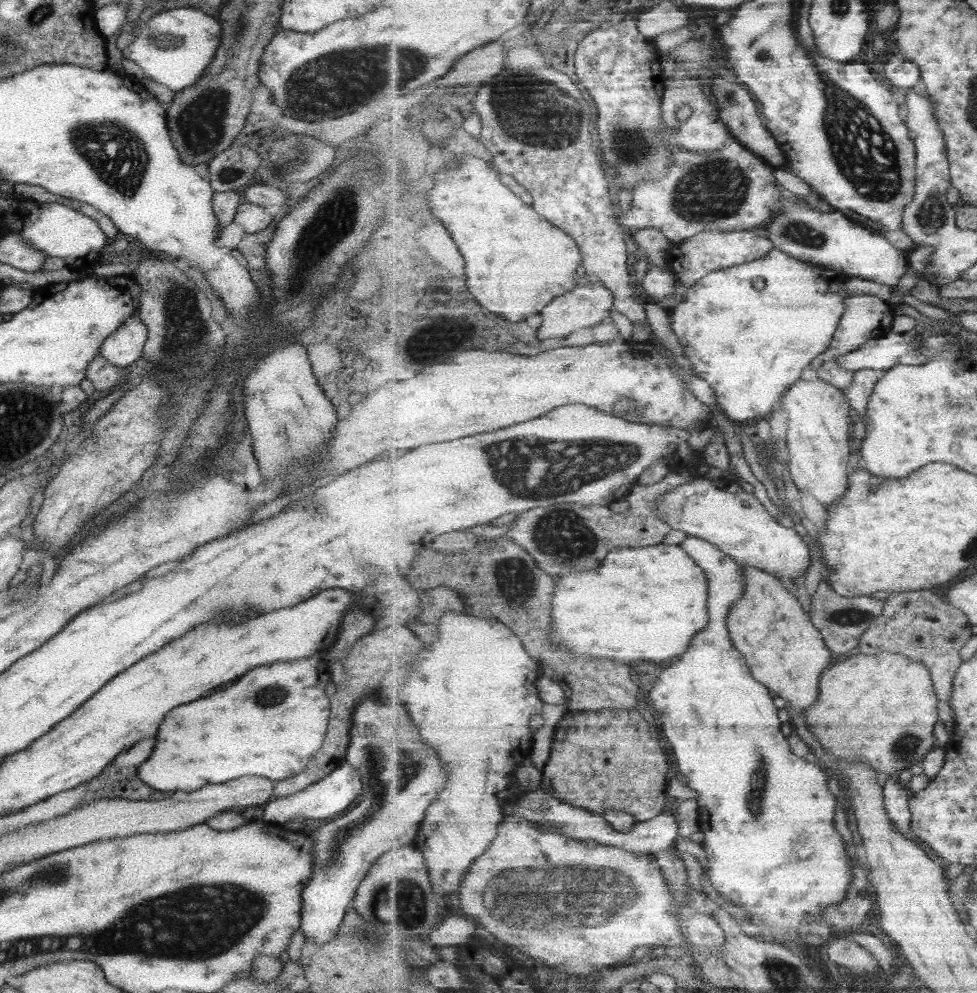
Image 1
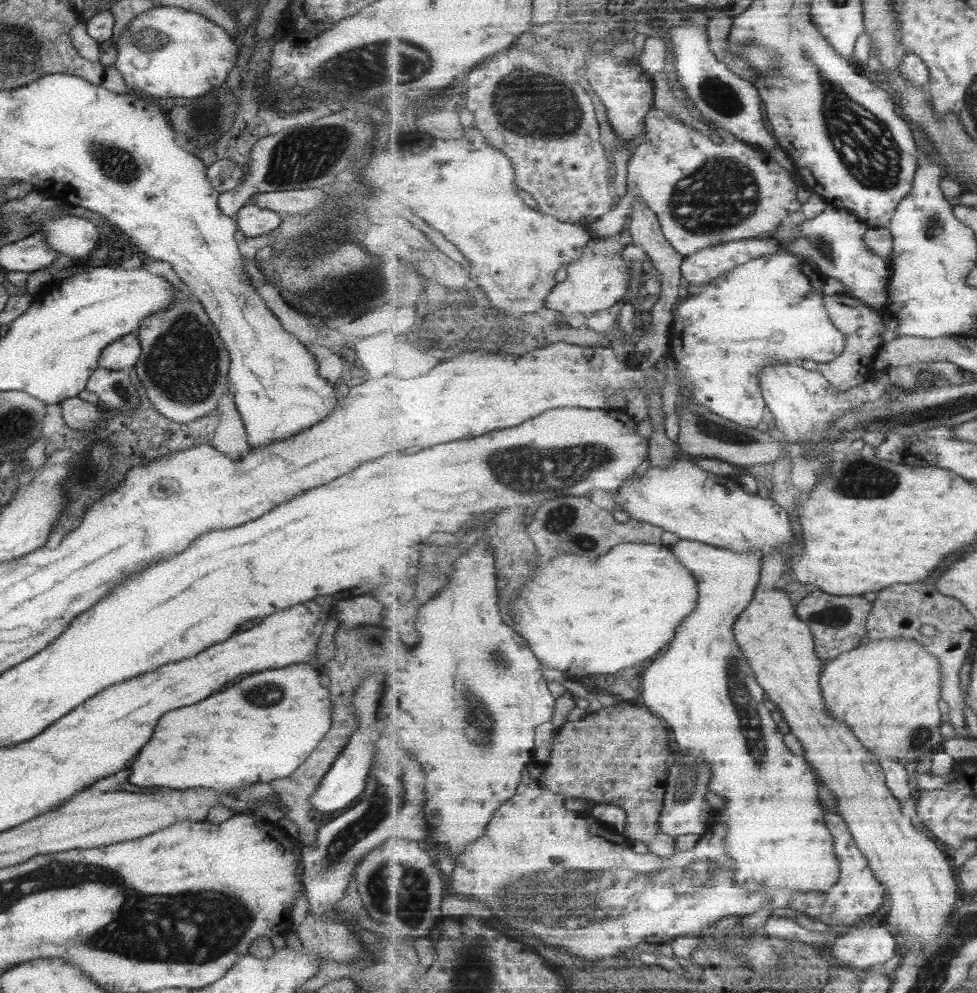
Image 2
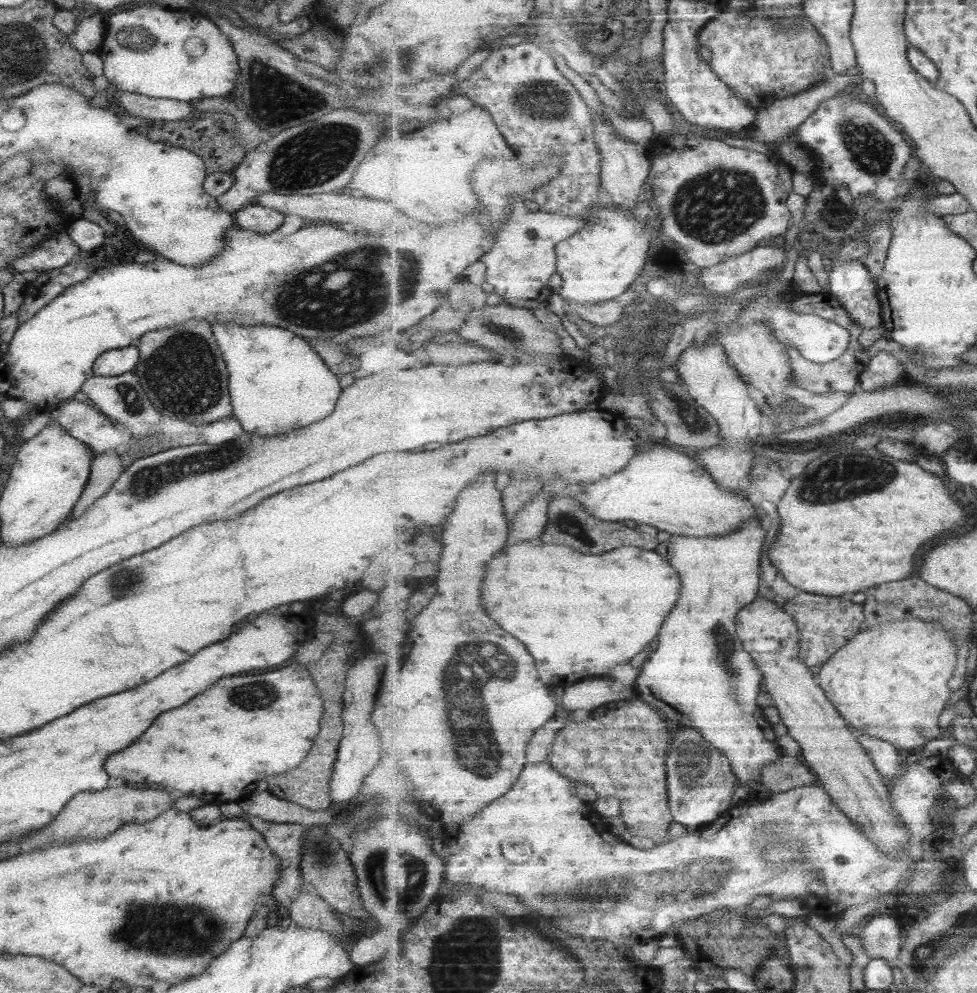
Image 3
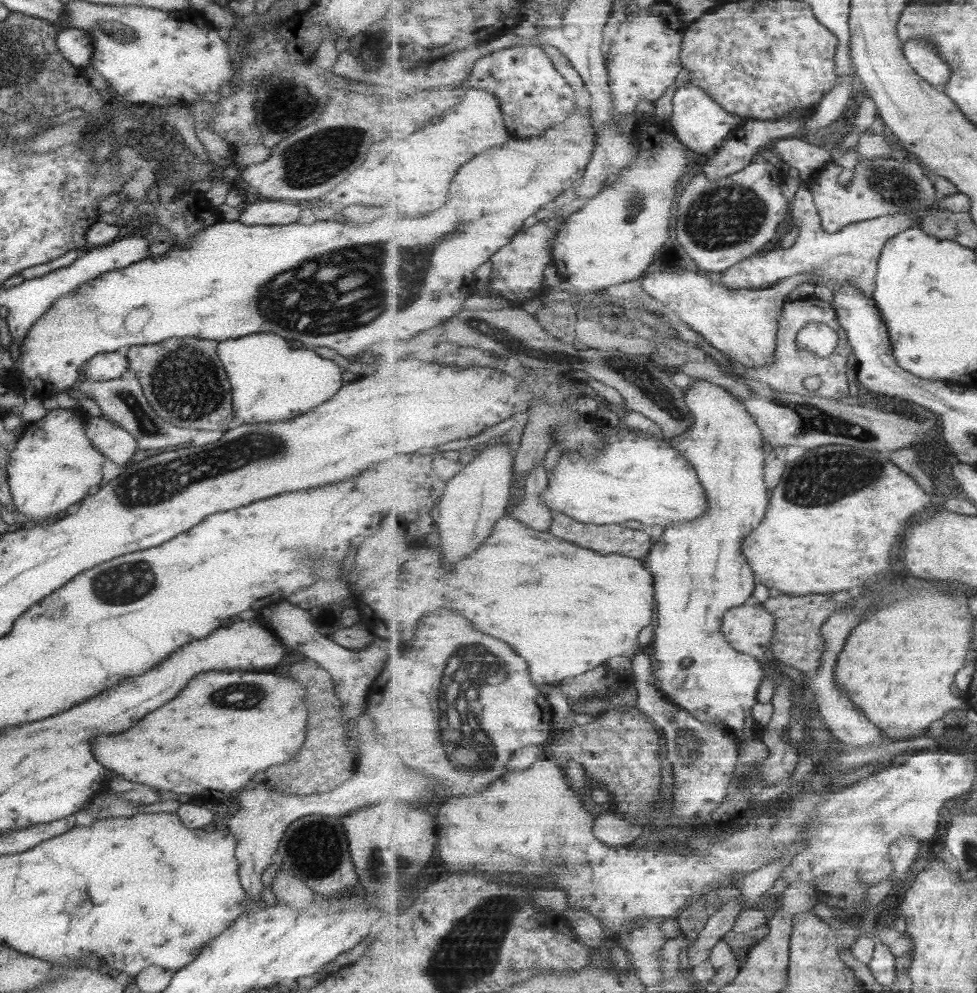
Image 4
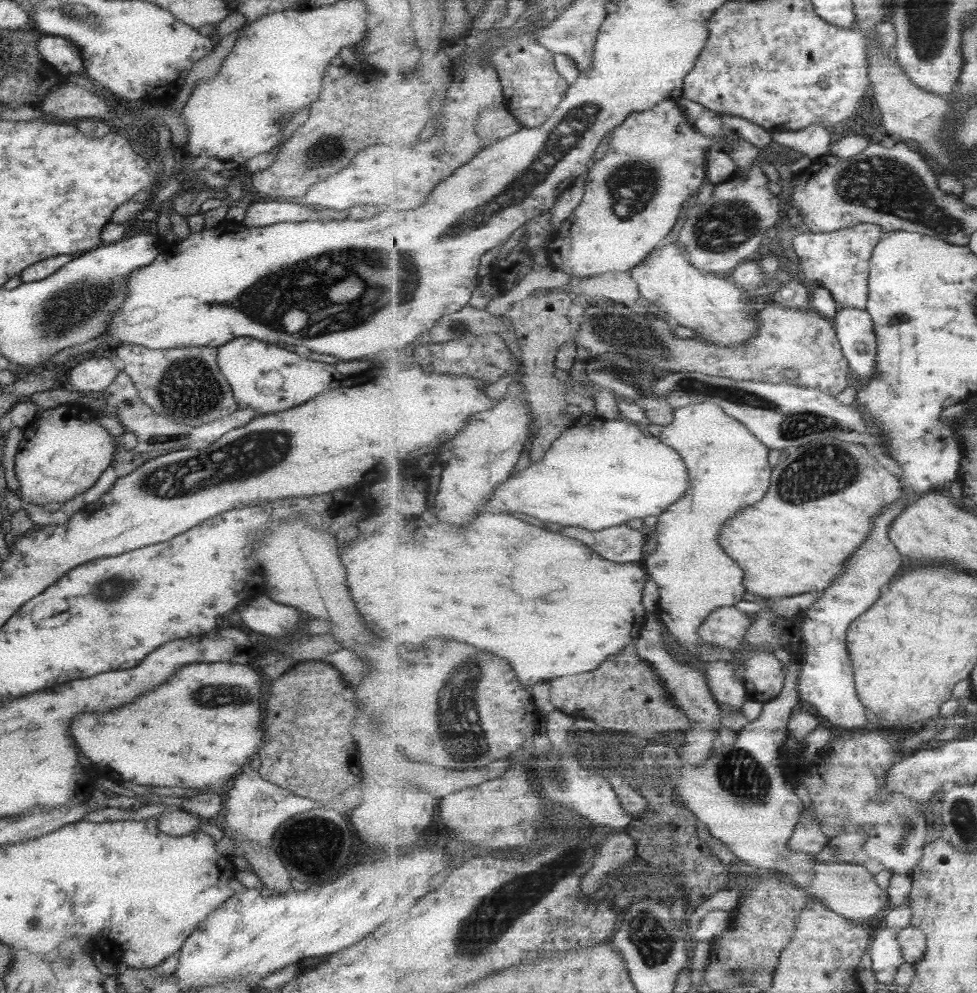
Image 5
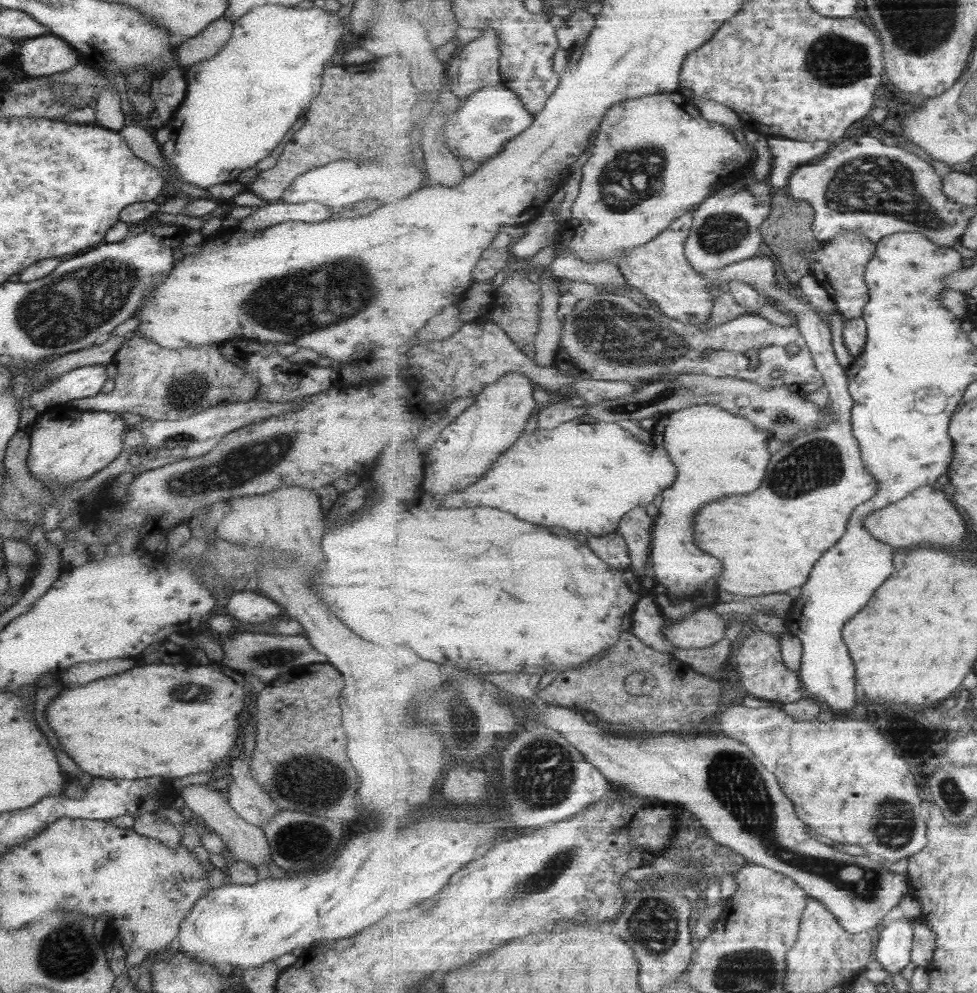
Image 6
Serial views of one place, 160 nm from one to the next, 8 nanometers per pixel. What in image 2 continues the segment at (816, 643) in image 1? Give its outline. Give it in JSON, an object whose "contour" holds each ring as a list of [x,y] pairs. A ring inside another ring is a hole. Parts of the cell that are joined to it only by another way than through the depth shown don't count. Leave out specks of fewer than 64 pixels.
{"contour":[[[759,585],[754,599],[735,623],[734,635],[738,645],[746,653],[751,668],[757,674],[759,685],[766,690],[767,697],[776,703],[777,709],[783,713],[791,732],[796,734],[807,750],[804,756],[820,776],[823,785],[835,796],[837,810],[846,821],[858,847],[868,858],[877,881],[883,882],[887,887],[891,902],[888,924],[893,930],[897,930],[899,935],[905,936],[907,941],[933,941],[948,925],[957,904],[957,880],[953,866],[947,854],[941,848],[937,848],[937,844],[925,832],[918,831],[909,818],[903,816],[902,804],[886,783],[886,772],[882,769],[879,757],[871,753],[855,736],[850,725],[841,723],[830,712],[820,685],[825,661],[817,656],[815,637],[810,624],[797,616],[795,605],[784,591]]]}

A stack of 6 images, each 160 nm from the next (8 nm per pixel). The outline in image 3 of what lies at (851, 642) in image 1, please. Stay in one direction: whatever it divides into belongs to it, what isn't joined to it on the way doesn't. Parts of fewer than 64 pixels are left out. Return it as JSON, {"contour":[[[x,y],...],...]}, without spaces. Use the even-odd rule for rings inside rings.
{"contour":[[[802,591],[788,599],[783,608],[791,613],[800,630],[800,659],[816,671],[841,650],[865,627],[864,603],[852,602],[848,596],[825,596]]]}

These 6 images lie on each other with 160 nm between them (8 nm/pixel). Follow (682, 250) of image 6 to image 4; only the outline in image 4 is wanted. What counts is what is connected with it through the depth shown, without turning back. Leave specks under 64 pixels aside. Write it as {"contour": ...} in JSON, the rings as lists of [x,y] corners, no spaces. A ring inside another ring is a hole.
{"contour":[[[686,270],[672,271],[671,274],[646,273],[642,277],[643,288],[650,297],[662,302],[667,310],[674,311],[724,356],[749,368],[763,368],[768,362],[774,361],[778,347],[779,317],[784,311],[784,304],[793,290],[806,282],[824,284],[834,291],[840,288],[837,283],[818,278],[813,273],[795,275],[764,289],[729,288],[719,281],[713,281],[709,275]]]}

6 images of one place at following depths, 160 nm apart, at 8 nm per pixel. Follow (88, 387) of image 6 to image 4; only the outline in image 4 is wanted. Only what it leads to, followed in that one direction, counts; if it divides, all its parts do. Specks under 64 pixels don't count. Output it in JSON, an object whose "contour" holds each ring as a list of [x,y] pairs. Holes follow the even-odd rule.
{"contour":[[[124,351],[93,355],[81,368],[81,380],[104,381],[121,377],[127,372],[128,362]]]}

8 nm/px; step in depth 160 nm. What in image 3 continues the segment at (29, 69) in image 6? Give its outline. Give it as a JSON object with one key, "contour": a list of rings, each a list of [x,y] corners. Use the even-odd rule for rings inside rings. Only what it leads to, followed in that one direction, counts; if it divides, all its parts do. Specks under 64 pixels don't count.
{"contour":[[[92,15],[82,19],[75,32],[67,36],[71,48],[75,48],[80,55],[98,50],[106,33],[104,19],[103,15]]]}

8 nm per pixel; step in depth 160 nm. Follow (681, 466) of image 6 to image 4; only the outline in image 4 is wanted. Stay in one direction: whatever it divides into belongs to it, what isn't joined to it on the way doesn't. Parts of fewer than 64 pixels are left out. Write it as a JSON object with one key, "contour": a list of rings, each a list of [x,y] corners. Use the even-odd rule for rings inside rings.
{"contour":[[[695,379],[693,384],[687,389],[685,402],[687,402],[687,406],[689,406],[691,414],[695,417],[695,423],[693,423],[693,427],[691,427],[685,435],[675,437],[675,439],[671,439],[670,442],[680,453],[682,453],[683,457],[686,457],[687,460],[691,462],[691,465],[694,466],[698,473],[699,480],[701,481],[703,488],[706,489],[708,509],[703,516],[700,516],[695,520],[690,520],[690,522],[678,522],[678,524],[668,526],[667,529],[664,530],[662,536],[653,541],[651,552],[644,560],[647,564],[647,568],[651,569],[651,572],[654,573],[654,585],[656,590],[655,598],[657,598],[656,616],[658,627],[654,629],[654,635],[656,637],[653,641],[653,654],[657,668],[654,674],[664,692],[666,692],[673,701],[682,705],[683,708],[686,708],[689,712],[693,712],[699,720],[706,722],[721,722],[729,730],[735,732],[738,740],[755,740],[758,738],[758,734],[762,731],[762,725],[753,716],[753,707],[758,703],[759,687],[763,685],[763,679],[767,677],[770,669],[767,666],[764,666],[763,663],[760,663],[755,656],[739,652],[738,649],[733,648],[730,645],[730,641],[728,641],[726,636],[723,634],[722,628],[724,616],[727,614],[727,611],[730,611],[733,607],[745,604],[745,602],[751,598],[751,595],[754,594],[754,590],[758,583],[755,578],[755,571],[751,568],[750,561],[748,561],[747,557],[743,554],[742,548],[743,541],[745,541],[747,537],[755,531],[755,528],[758,528],[759,524],[761,524],[762,520],[765,518],[768,506],[770,505],[767,486],[765,486],[765,472],[763,472],[763,468],[765,468],[765,457],[767,456],[767,452],[763,450],[763,442],[766,440],[763,438],[762,430],[759,429],[754,417],[745,409],[745,406],[743,406],[743,404],[741,404],[741,402],[739,402],[731,392],[729,392],[729,389],[726,389],[720,384],[715,384],[710,380]]]}

